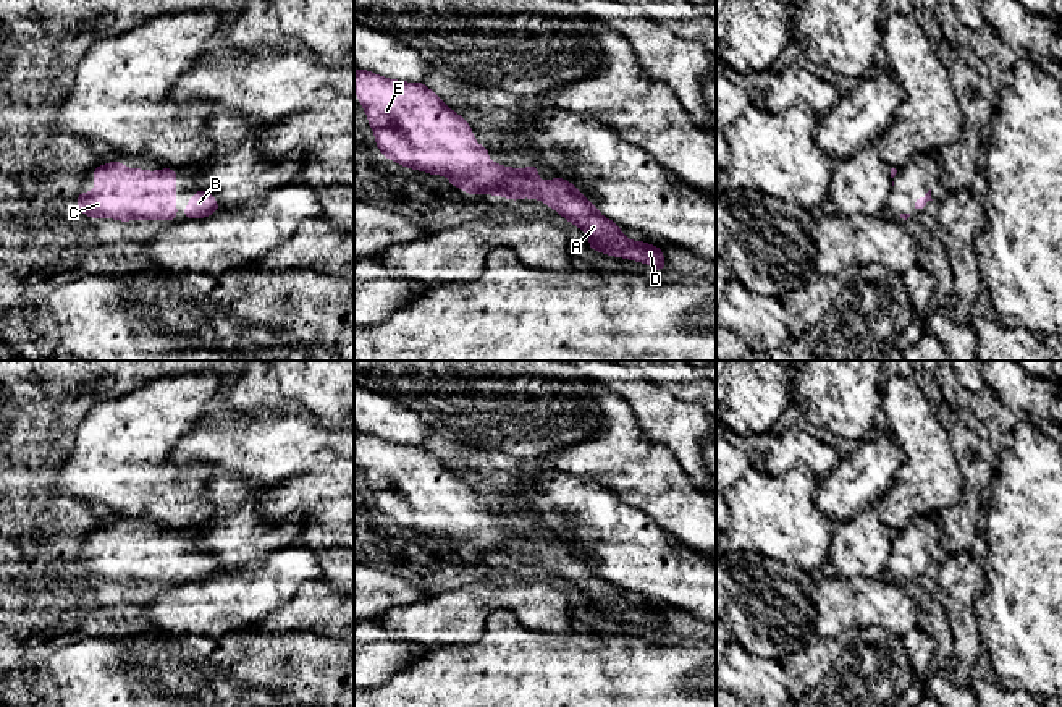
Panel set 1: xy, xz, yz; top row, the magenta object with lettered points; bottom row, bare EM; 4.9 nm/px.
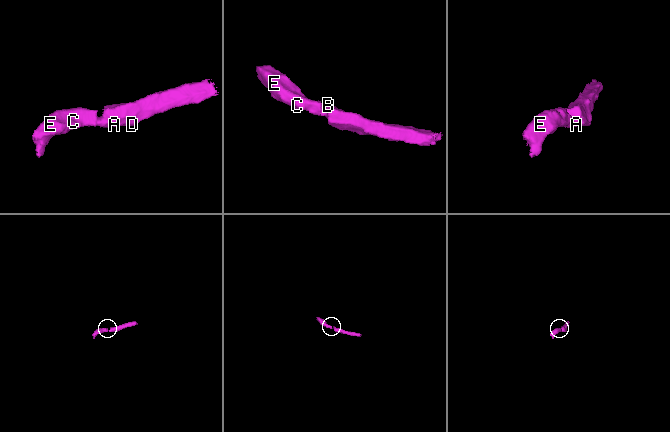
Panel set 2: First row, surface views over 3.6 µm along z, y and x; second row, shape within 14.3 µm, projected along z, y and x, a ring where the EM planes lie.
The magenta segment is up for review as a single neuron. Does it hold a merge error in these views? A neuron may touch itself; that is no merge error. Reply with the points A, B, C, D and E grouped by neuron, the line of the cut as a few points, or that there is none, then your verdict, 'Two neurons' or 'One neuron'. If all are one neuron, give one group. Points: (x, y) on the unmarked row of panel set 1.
Groups: A B C D E. No split. One neuron

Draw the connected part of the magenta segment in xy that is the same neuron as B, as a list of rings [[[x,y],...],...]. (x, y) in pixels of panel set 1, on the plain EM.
[[[200,550],[194,558],[189,560],[184,576],[178,579],[205,581],[217,574],[218,571],[221,569],[217,565],[217,561],[209,553]]]

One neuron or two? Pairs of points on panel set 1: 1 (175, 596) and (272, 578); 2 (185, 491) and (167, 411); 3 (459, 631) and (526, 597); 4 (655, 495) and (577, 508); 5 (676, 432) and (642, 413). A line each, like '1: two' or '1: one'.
1: one
2: one
3: one
4: two
5: one

